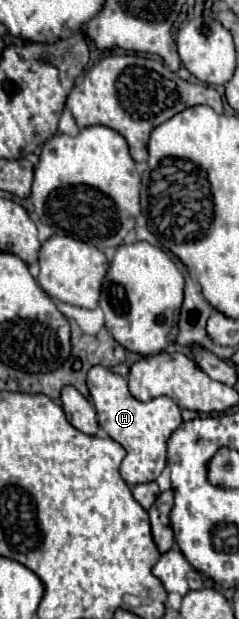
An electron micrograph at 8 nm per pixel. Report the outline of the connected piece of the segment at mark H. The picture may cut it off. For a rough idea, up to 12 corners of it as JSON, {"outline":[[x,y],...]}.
{"outline":[[103,365],[87,387],[99,427],[127,451],[125,483],[155,481],[183,421],[169,397],[137,401]]}

